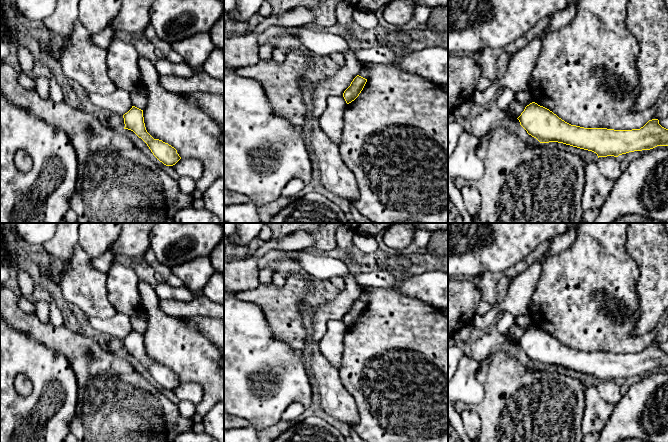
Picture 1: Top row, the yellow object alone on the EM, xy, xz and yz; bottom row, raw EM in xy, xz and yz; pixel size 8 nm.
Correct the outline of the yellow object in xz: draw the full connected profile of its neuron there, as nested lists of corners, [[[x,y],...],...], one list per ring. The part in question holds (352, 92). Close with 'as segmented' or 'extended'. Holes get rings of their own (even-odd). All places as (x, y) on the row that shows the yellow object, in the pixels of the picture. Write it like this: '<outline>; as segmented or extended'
[[[357,75],[353,81],[351,82],[350,86],[344,91],[343,97],[347,104],[354,101],[361,91],[363,90],[365,84],[367,82],[367,79]]]; as segmented

